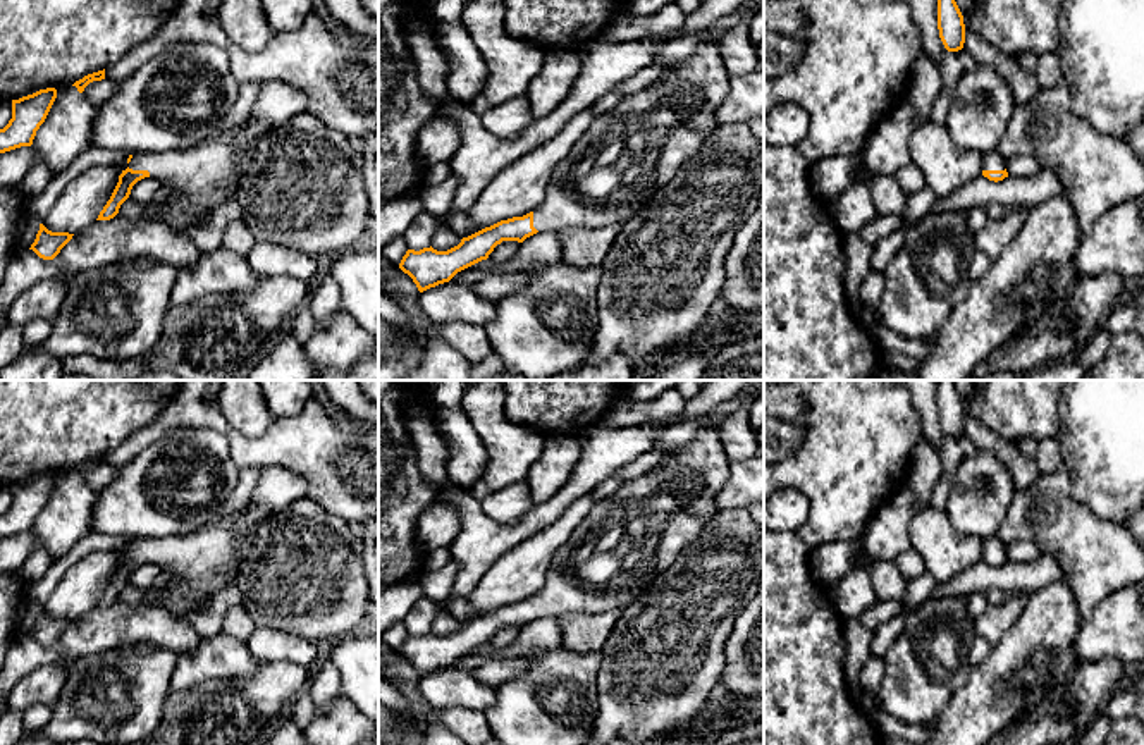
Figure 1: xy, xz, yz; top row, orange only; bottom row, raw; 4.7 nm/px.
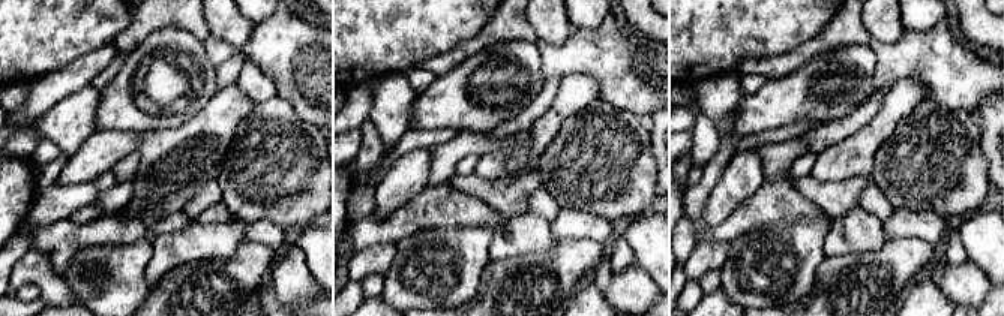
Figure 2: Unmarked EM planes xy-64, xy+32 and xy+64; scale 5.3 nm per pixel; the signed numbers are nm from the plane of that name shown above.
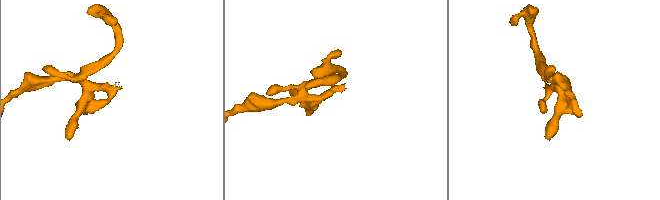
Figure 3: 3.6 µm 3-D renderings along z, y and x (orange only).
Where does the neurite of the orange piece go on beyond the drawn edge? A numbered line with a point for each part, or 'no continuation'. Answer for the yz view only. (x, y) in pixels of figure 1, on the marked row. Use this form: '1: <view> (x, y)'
1: yz (993, 160)

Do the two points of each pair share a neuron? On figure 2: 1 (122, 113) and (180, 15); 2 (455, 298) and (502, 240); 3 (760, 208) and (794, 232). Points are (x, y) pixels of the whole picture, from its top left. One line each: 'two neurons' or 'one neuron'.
1: two neurons
2: two neurons
3: two neurons

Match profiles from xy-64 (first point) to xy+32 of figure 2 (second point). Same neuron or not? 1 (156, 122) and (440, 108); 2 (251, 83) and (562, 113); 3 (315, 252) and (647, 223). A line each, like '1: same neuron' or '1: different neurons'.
1: same neuron
2: same neuron
3: same neuron

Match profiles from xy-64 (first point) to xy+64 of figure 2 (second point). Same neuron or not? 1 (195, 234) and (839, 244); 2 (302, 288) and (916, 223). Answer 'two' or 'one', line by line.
1: one
2: one

